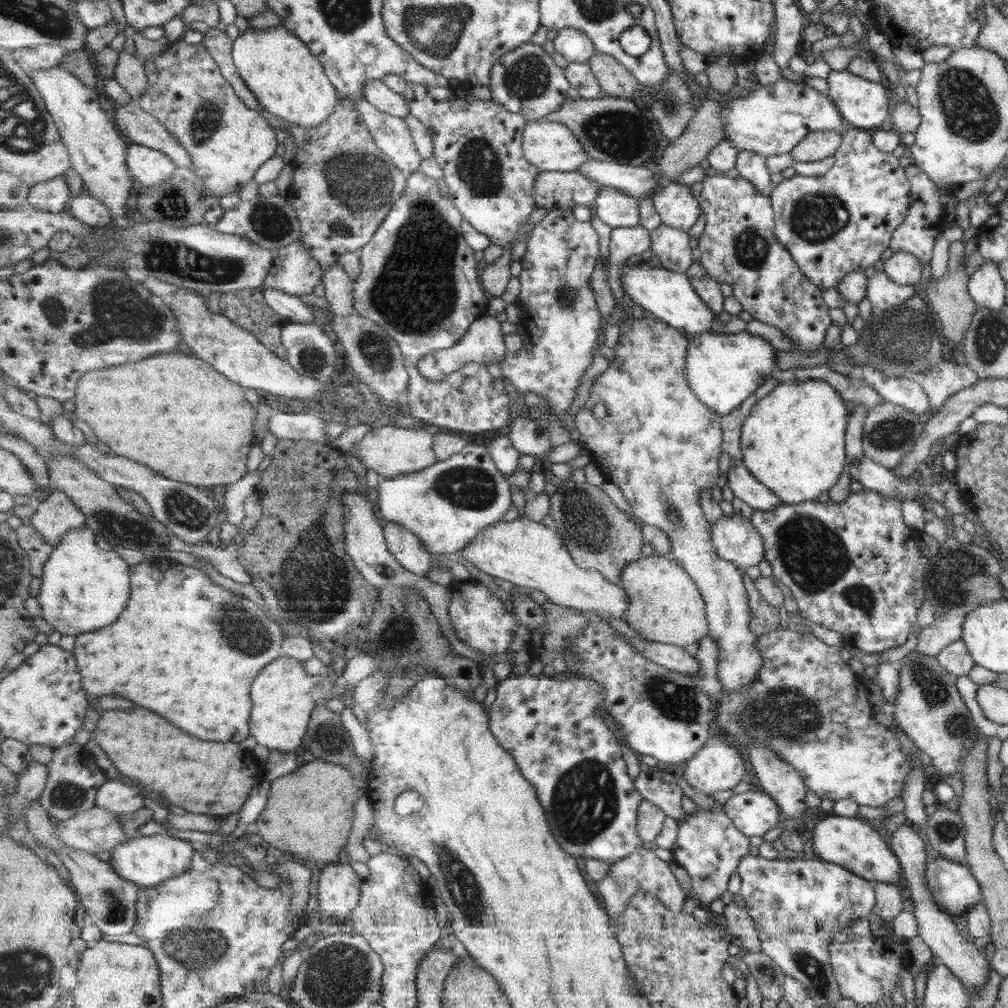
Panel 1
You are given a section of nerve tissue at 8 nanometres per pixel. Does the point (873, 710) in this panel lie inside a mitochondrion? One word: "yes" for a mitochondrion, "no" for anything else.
no

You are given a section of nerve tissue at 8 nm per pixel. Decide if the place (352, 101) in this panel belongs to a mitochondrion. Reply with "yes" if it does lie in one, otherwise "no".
no

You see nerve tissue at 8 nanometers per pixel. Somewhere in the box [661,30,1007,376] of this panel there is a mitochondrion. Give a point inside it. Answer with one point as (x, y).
(972, 114)

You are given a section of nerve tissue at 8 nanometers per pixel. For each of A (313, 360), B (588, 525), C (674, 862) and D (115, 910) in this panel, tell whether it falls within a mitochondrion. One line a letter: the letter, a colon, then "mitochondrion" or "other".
A: mitochondrion
B: mitochondrion
C: other
D: mitochondrion

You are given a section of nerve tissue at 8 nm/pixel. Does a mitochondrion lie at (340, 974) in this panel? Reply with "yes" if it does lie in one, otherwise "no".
yes

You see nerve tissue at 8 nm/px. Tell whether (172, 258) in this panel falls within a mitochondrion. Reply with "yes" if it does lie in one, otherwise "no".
yes

